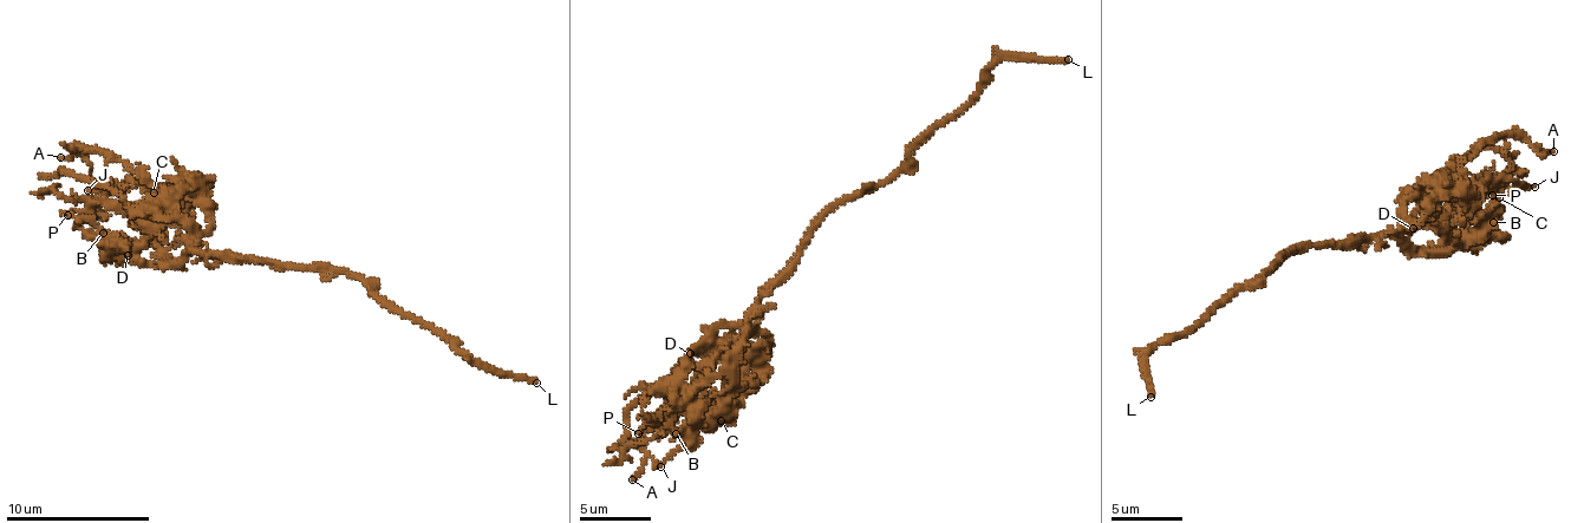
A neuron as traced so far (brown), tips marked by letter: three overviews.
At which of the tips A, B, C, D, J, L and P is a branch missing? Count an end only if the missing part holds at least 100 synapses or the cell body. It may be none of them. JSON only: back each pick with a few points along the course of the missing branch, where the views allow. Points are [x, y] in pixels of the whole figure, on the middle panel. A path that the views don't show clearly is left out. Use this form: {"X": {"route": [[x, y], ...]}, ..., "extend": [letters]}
{"extend": []}

